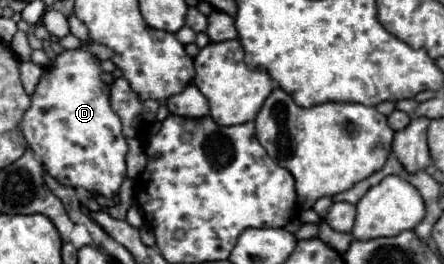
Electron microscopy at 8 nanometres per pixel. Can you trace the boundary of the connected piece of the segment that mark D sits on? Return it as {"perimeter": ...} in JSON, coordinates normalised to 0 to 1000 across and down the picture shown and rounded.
{"perimeter":[[[178,182],[146,189],[101,258],[70,364],[70,409],[52,439],[47,492],[65,561],[97,598],[106,652],[128,689],[259,750],[282,674],[286,538],[273,500],[273,462],[250,417],[245,364],[232,348],[223,280],[227,258],[200,197]]]}

